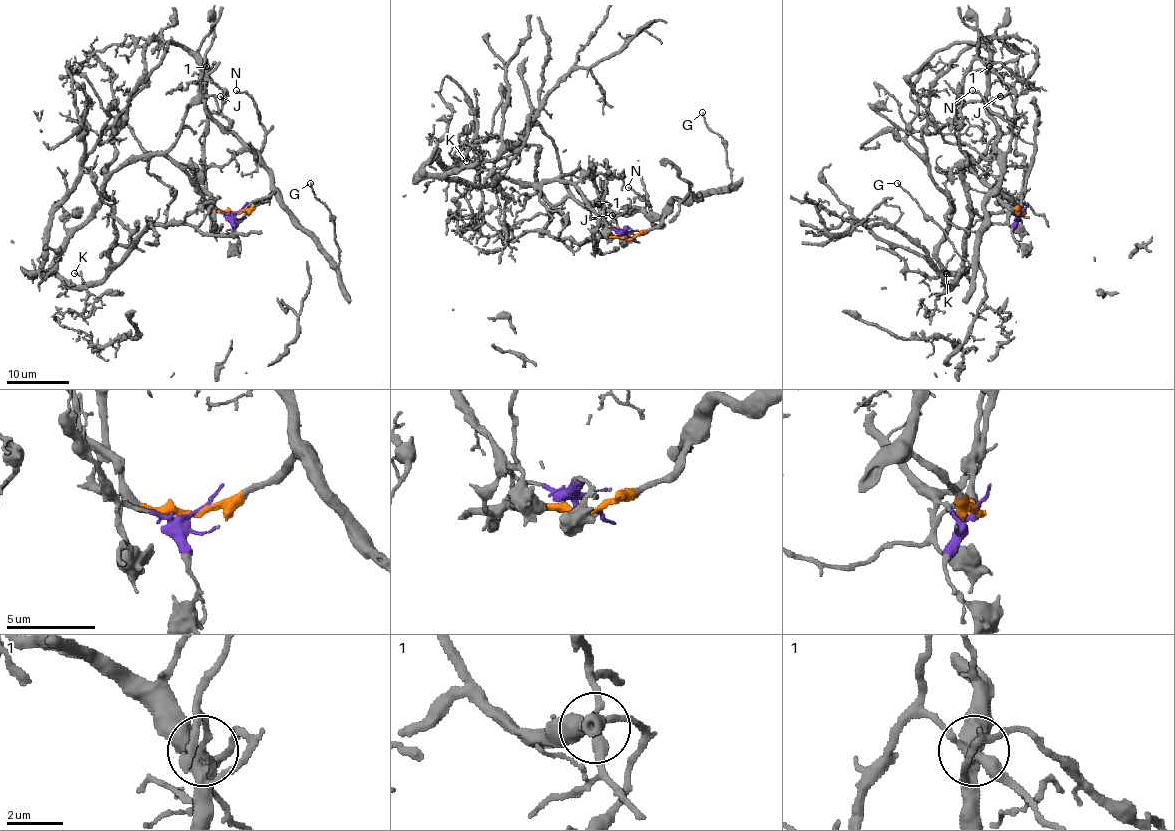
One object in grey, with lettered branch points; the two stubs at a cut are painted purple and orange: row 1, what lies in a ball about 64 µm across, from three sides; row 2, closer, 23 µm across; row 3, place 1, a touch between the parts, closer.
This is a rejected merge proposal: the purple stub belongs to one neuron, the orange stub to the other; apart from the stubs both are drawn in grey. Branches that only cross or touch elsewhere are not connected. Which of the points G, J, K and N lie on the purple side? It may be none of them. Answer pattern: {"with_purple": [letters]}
{"with_purple": ["J", "K"]}

